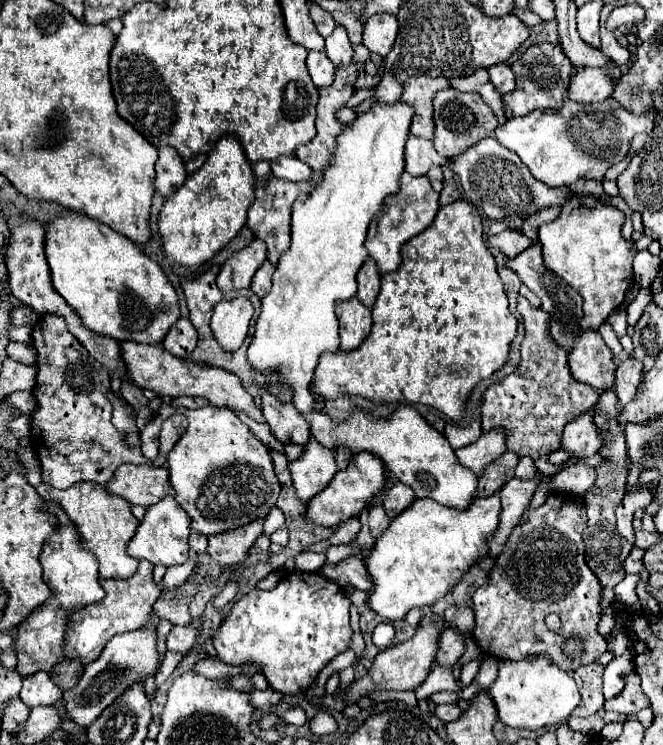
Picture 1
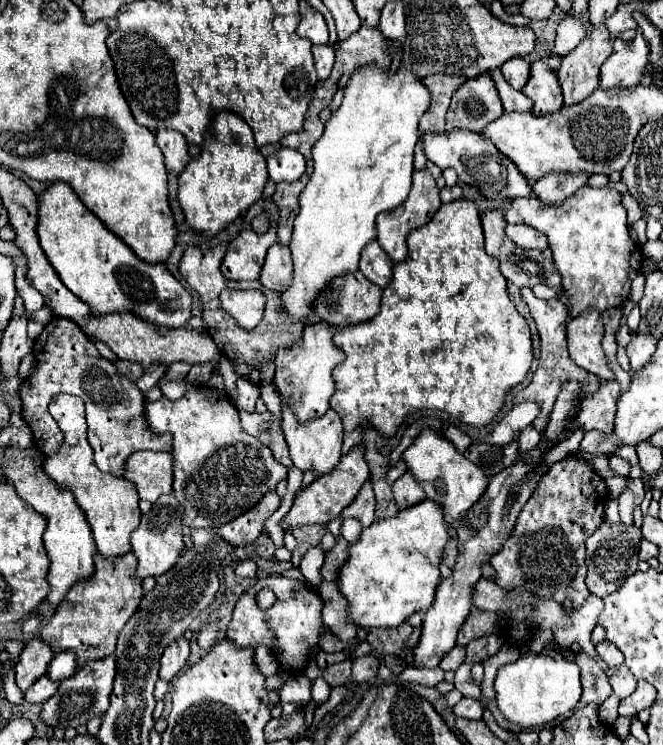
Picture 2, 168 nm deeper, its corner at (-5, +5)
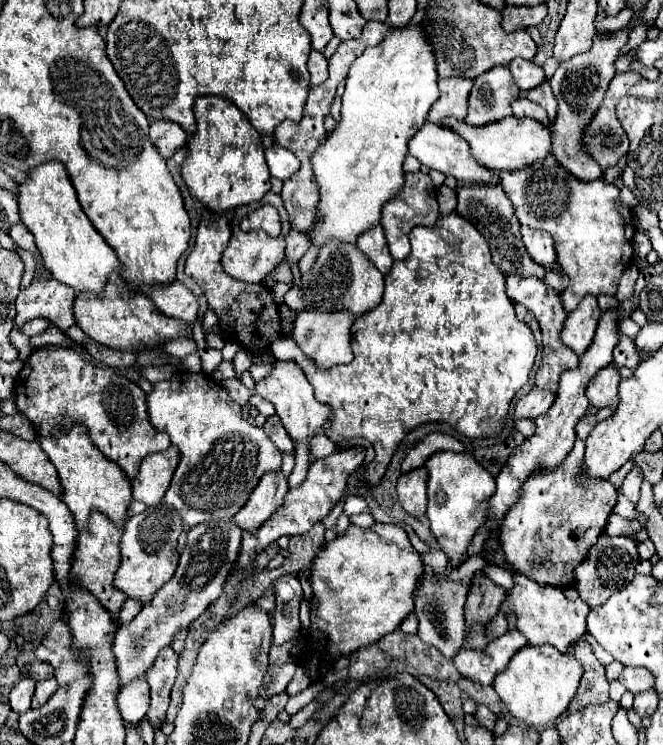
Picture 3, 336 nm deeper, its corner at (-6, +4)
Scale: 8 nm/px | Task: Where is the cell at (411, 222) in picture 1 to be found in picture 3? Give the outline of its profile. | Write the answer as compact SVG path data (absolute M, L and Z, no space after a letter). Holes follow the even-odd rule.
M415 172L415 174L405 174L405 186L401 194L393 200L389 200L383 206L383 218L381 226L385 230L385 238L389 244L389 252L395 260L405 260L411 252L409 246L409 232L413 226L433 226L435 220L439 218L439 206L437 206L437 190L429 178L429 174Z

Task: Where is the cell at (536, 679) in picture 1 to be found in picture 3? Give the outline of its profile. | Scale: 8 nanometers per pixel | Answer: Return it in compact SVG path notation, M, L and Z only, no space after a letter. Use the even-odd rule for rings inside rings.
M527 644L511 658L507 668L501 674L497 674L493 688L513 718L539 728L547 722L557 720L567 710L569 702L573 700L579 688L581 676L583 666L573 656L563 656L549 644Z

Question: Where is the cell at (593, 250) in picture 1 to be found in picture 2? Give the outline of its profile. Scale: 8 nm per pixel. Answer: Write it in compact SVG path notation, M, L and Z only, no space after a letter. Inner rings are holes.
M584 185L578 189L572 197L568 197L560 205L546 205L542 199L536 197L536 193L530 193L530 197L516 197L512 199L510 209L506 211L508 223L526 223L538 231L542 231L548 237L550 251L554 255L554 265L562 277L564 291L568 295L568 311L570 317L580 315L588 307L596 307L600 313L618 307L624 301L628 301L630 295L630 283L636 273L640 273L642 267L642 251L640 247L630 239L628 233L628 221L626 221L626 209L620 205L620 193L612 187L600 187L594 189L590 185Z

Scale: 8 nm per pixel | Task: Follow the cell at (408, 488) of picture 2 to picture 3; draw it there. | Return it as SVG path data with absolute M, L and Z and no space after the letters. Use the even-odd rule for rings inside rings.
M417 468L413 472L401 474L397 480L397 494L401 506L415 518L421 518L427 510L427 472Z

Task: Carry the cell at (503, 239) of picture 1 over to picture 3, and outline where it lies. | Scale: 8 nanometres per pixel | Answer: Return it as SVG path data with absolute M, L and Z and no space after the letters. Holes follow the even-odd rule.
M521 226L521 236L523 236L523 244L529 252L529 256L545 266L545 268L557 268L557 256L555 256L555 248L553 248L553 238L549 236L549 232L543 230L533 230L529 226Z

